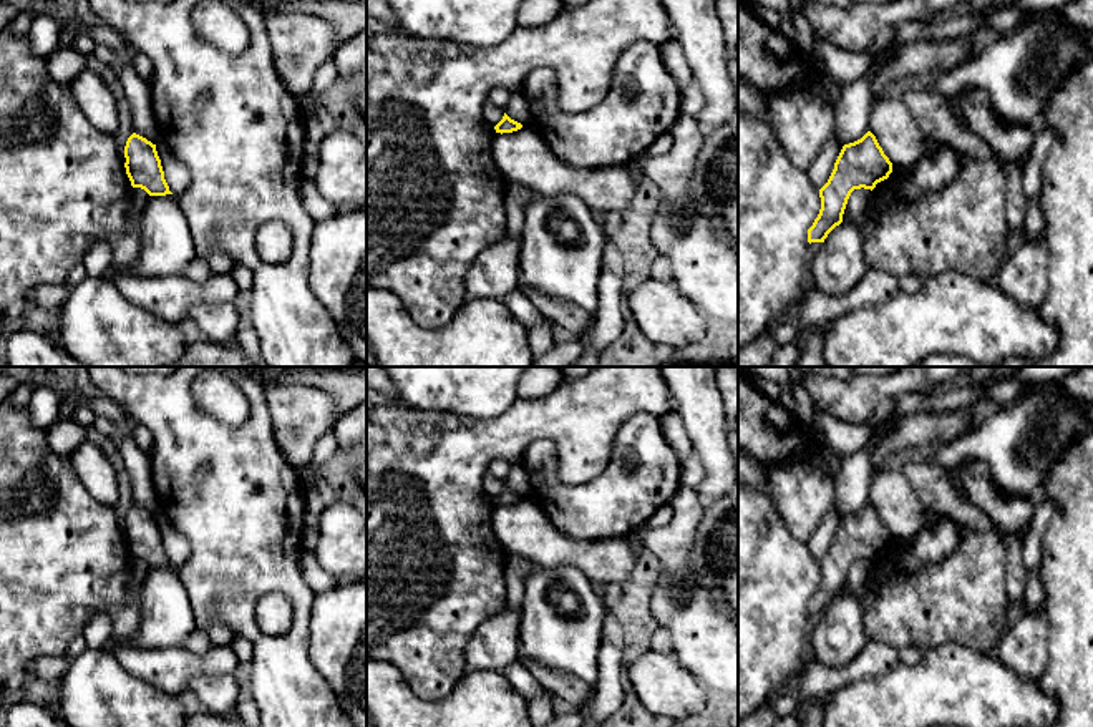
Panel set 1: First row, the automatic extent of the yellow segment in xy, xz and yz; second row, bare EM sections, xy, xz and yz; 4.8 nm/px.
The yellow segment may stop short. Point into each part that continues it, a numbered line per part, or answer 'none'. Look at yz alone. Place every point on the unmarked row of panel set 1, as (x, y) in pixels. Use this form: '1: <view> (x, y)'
none

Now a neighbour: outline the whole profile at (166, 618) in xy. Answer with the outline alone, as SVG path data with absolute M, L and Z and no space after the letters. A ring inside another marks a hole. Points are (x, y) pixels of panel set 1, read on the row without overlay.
M174 566L148 568L139 591L139 626L134 636L111 636L104 649L121 644L143 649L181 647L196 629L187 589Z

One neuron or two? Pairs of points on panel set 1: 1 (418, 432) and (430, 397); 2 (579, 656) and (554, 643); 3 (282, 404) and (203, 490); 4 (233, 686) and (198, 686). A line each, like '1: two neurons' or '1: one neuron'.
1: two neurons
2: one neuron
3: two neurons
4: one neuron

